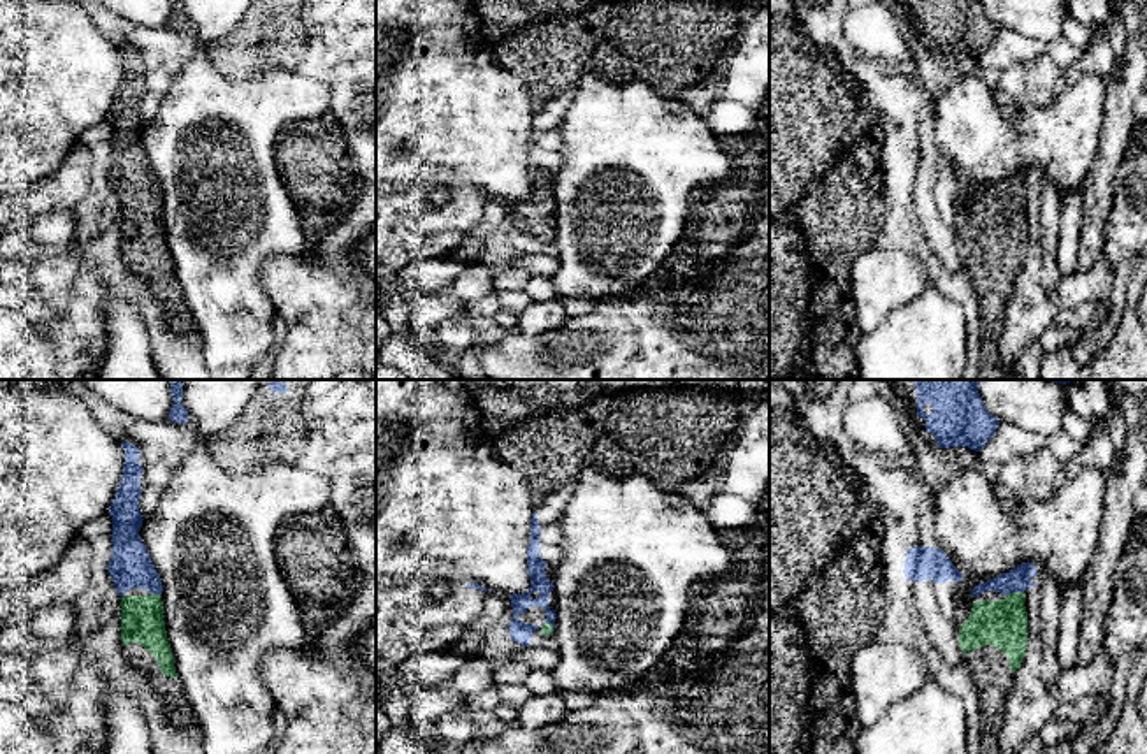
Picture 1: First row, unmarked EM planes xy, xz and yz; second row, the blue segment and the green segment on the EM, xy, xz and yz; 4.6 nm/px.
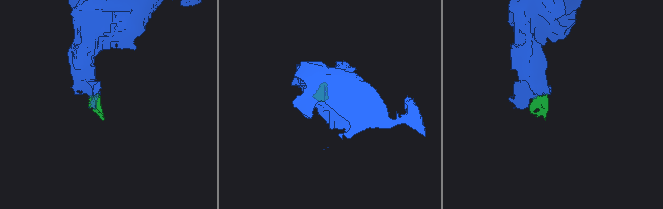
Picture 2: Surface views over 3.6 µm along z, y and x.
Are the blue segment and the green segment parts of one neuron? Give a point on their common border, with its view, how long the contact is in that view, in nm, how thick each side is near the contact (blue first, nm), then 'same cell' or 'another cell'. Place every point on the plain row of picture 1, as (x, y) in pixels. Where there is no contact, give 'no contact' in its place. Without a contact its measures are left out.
yz (1014, 197) | 80 nm | 110/220 nm | same cell

